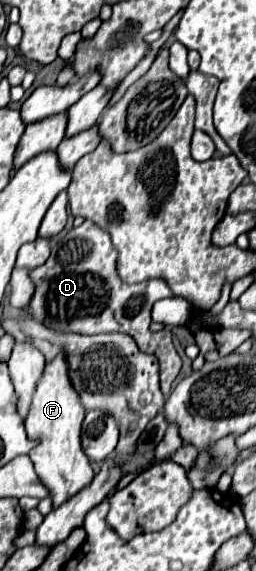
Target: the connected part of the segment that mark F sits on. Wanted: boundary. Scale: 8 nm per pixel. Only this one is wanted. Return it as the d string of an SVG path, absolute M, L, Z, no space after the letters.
M58 355L54 361L46 365L46 371L36 387L36 395L32 399L32 407L26 419L28 439L38 441L38 445L28 455L36 467L40 481L50 493L54 509L66 503L82 489L86 489L94 479L90 461L80 447L80 427L82 427L84 413L86 411L84 407L80 407L78 395L68 379L66 359L64 355Z

